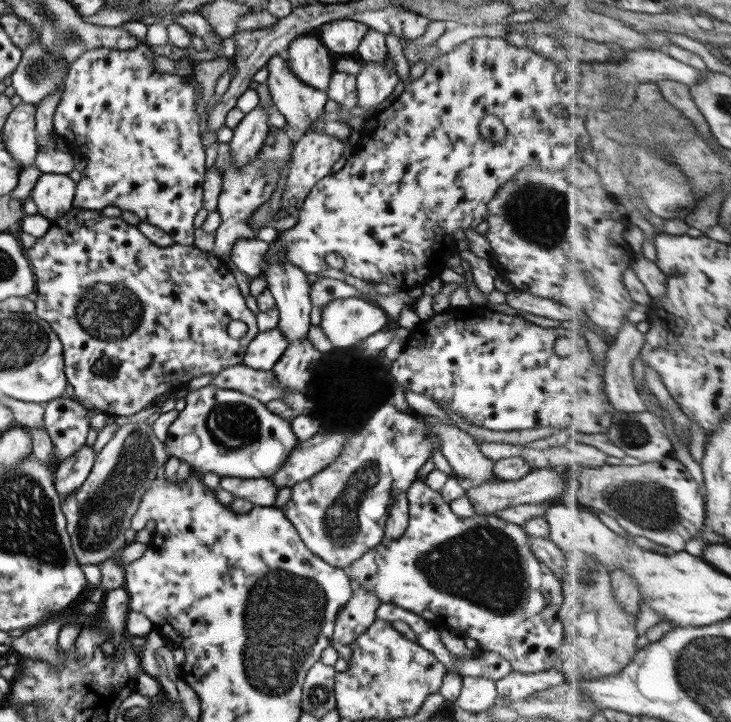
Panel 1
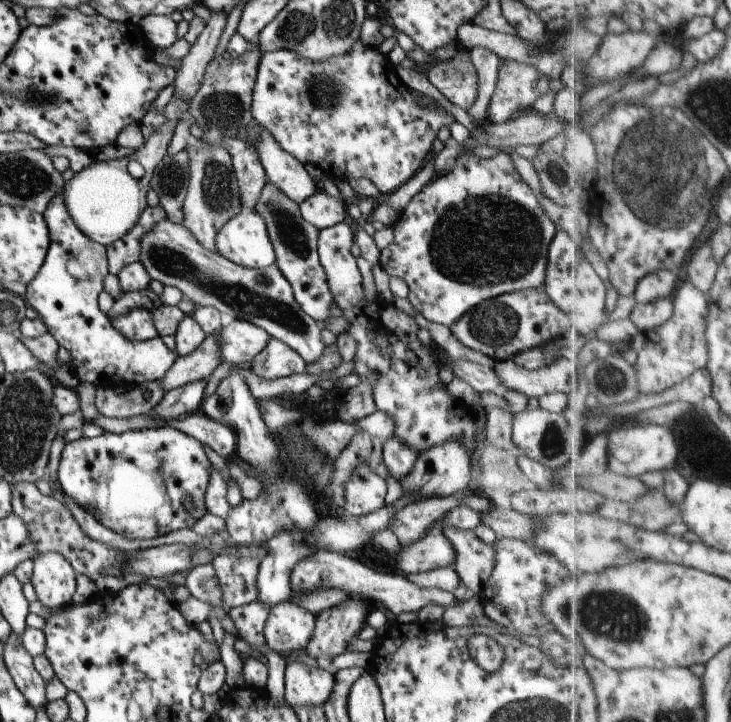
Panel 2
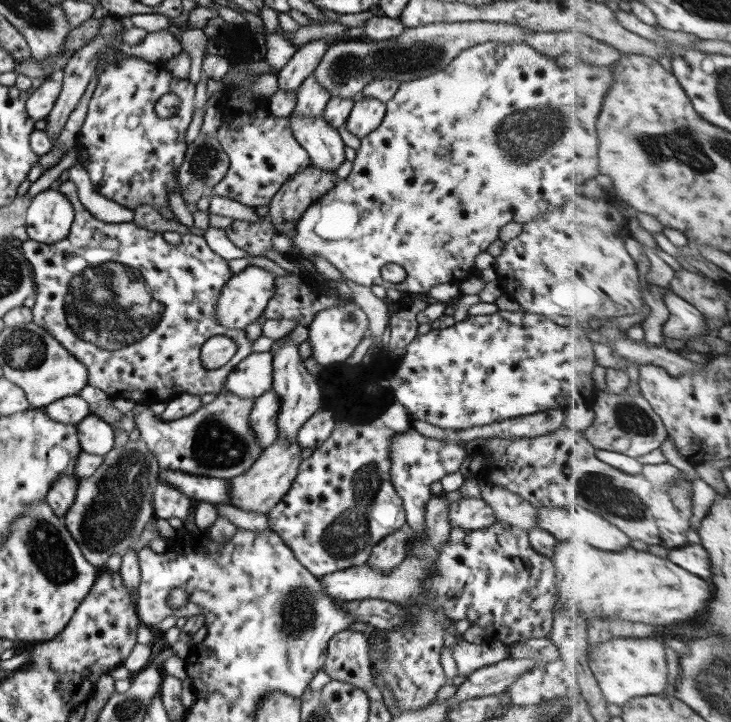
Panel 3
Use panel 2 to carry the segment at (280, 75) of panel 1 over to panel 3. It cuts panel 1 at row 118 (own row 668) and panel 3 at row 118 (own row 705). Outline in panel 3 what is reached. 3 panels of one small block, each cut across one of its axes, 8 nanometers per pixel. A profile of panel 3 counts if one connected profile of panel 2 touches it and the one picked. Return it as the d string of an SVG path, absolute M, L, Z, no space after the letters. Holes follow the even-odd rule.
M293 112L288 117L293 139L305 150L310 164L335 172L345 161L344 145L336 128L322 117L297 117Z

